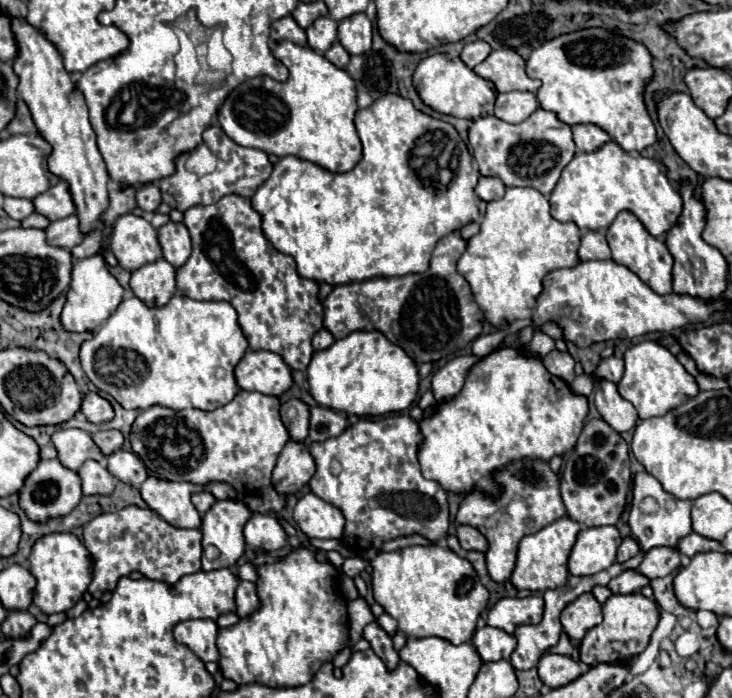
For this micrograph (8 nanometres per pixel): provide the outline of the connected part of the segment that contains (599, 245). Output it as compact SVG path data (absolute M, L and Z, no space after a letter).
M588 230L582 236L578 256L582 262L586 262L586 260L608 260L610 258L610 246L606 242L606 236L602 232Z

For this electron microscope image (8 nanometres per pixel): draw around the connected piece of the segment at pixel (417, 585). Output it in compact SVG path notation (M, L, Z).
M408 546L396 552L378 554L374 548L366 552L372 562L372 592L378 604L398 622L398 630L410 638L438 636L452 644L468 642L476 630L476 620L488 604L488 590L478 580L472 564L446 546Z

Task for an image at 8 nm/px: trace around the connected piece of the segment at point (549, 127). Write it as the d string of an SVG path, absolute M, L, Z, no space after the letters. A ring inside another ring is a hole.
M542 108L530 114L522 124L508 124L496 116L474 120L468 130L468 138L482 176L496 176L506 186L530 186L540 190L544 196L554 190L560 172L576 154L570 126L560 122L556 114Z

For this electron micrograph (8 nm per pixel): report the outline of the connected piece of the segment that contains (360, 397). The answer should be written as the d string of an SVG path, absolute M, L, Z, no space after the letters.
M352 332L342 340L336 340L328 350L320 350L312 356L312 362L306 370L308 392L312 398L330 410L348 414L348 416L384 416L390 412L406 410L418 396L418 370L408 354L384 338L378 332Z

